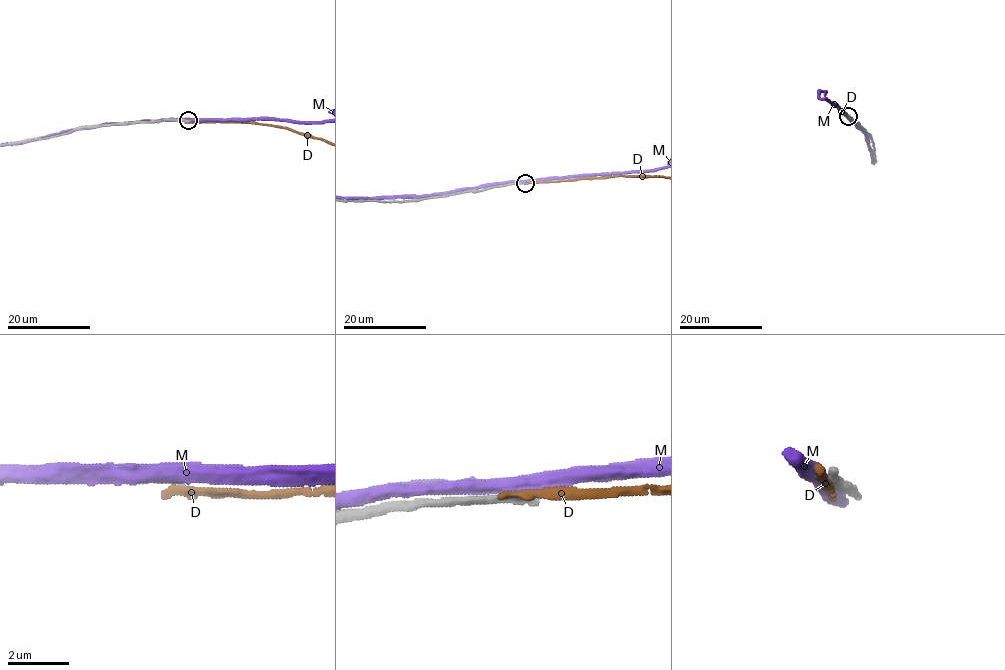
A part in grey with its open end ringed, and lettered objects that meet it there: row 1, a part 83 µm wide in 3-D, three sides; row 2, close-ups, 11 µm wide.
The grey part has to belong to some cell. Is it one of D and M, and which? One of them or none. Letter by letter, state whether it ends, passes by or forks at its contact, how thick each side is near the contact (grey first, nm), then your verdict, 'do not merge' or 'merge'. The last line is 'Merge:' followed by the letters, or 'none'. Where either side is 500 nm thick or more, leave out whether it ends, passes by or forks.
D: it ends | 380/300 nm | do not merge
M: it passes by | 320/480 nm | do not merge
Merge: none

